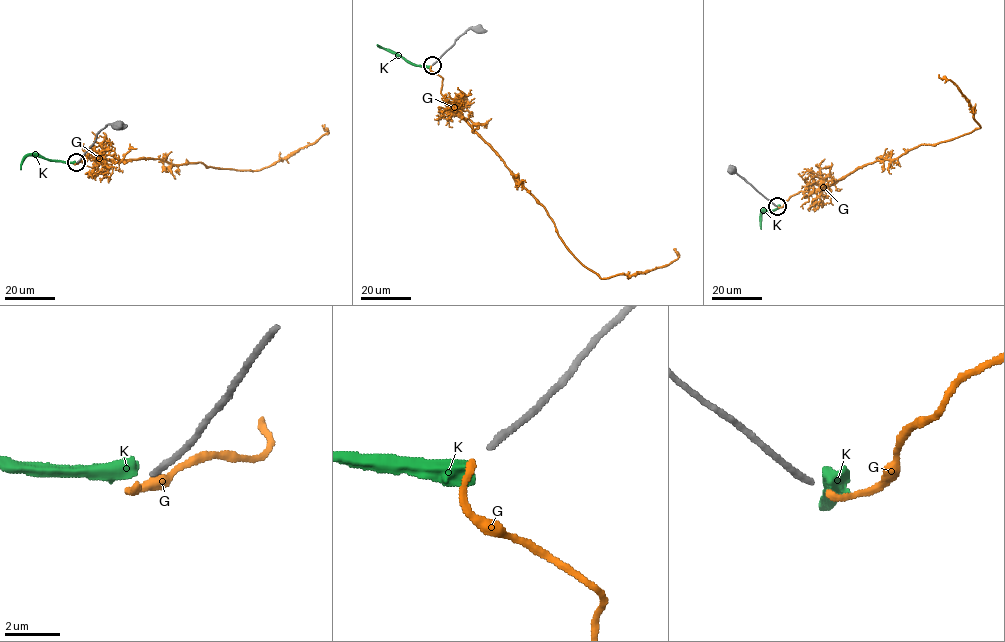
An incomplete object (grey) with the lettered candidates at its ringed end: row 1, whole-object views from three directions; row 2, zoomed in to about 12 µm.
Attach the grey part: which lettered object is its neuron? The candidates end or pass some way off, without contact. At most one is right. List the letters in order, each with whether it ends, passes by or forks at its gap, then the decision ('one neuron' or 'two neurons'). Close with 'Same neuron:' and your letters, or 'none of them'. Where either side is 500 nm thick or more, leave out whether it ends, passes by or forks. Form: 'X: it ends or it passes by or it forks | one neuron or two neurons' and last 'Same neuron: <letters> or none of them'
G: it ends | one neuron
K: two neurons
Same neuron: G

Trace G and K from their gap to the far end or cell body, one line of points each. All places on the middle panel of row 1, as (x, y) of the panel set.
G: (431, 66), (442, 78), (441, 95), (544, 208), (567, 249), (601, 278), (665, 266), (678, 256), (673, 249)
K: (431, 66), (414, 65), (377, 45)

